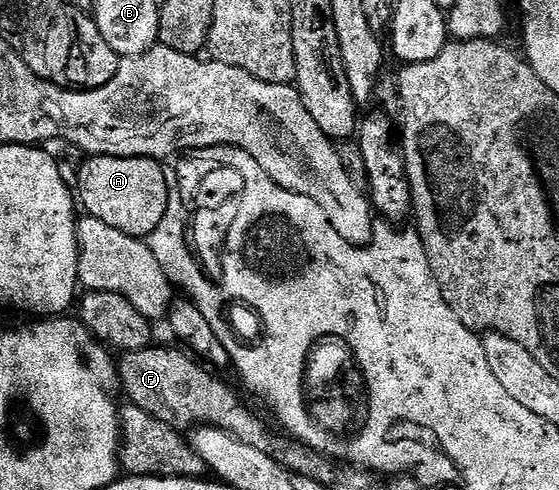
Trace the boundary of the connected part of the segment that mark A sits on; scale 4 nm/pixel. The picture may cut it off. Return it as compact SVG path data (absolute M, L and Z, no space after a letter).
M88 155L86 159L78 165L77 171L79 171L79 192L77 188L77 200L81 205L82 211L86 215L97 218L101 222L105 222L105 226L113 226L113 230L121 230L121 234L129 234L130 236L137 236L140 238L151 238L155 231L160 227L164 227L167 219L167 207L171 201L171 194L173 191L172 185L167 185L167 176L169 180L169 172L163 169L164 165L158 160L150 160L148 156L93 156Z

